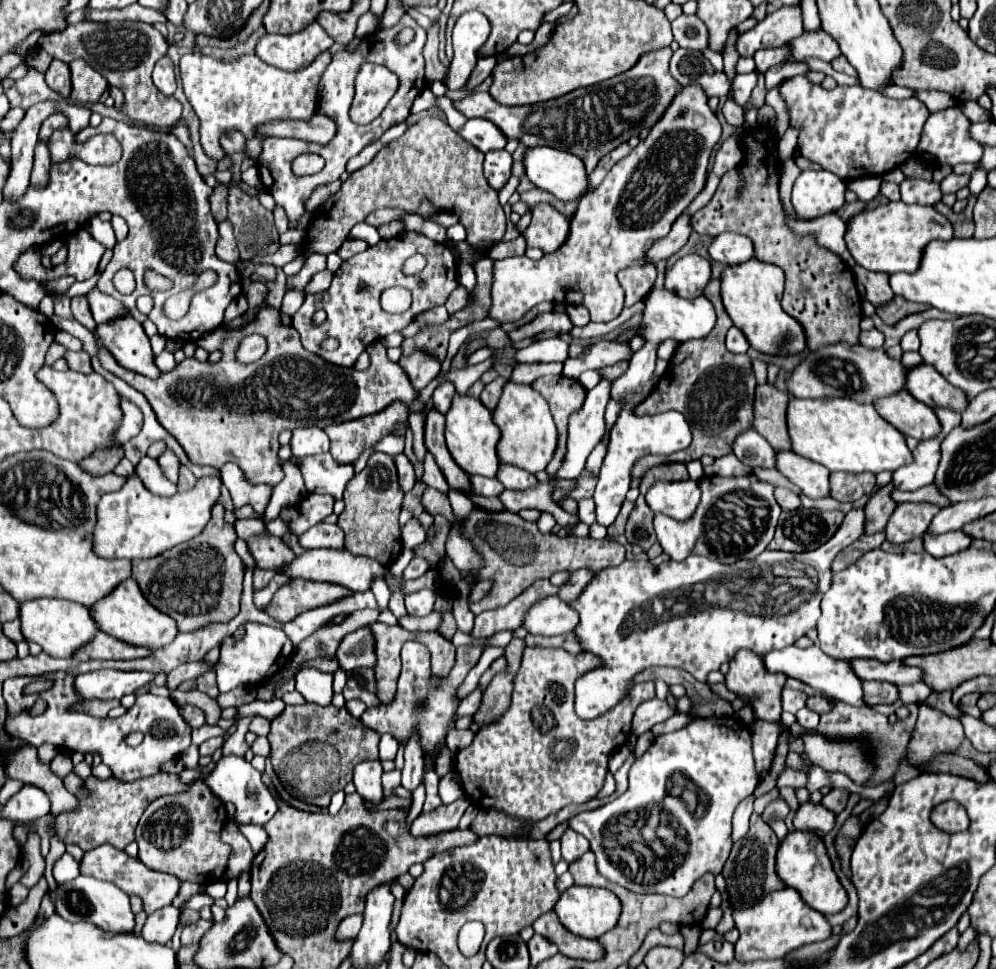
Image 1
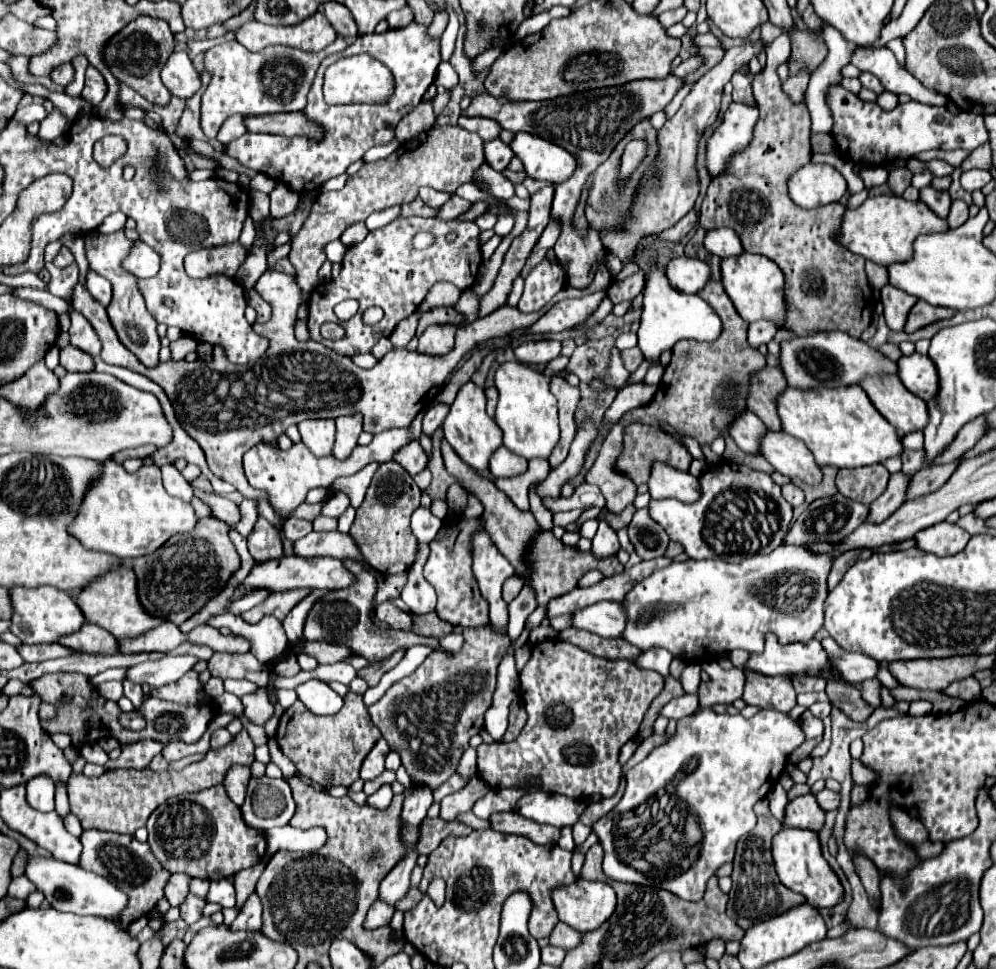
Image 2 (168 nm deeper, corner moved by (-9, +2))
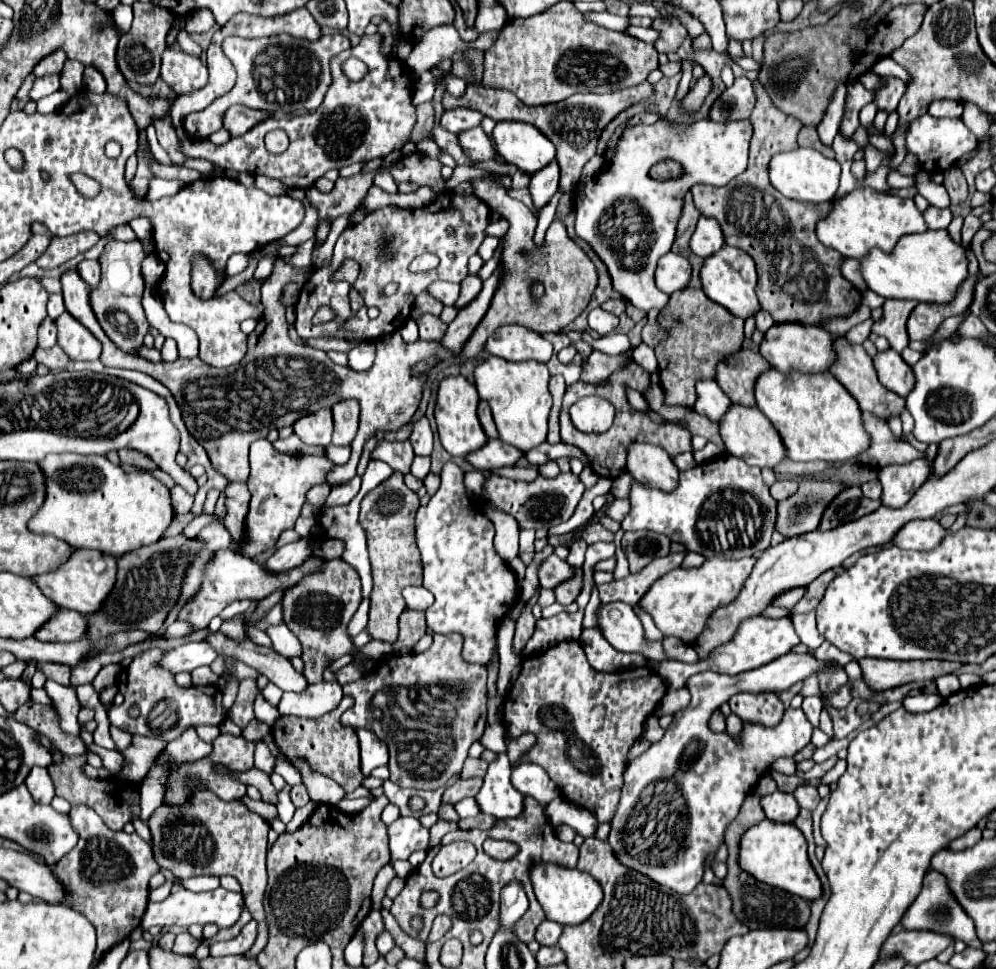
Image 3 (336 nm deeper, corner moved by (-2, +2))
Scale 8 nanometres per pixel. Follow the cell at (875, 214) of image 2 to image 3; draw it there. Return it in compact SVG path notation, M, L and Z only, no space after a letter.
M859 187L835 199L829 215L819 219L817 223L817 237L825 247L833 247L843 257L855 259L861 259L873 247L889 253L901 235L923 231L927 231L927 223L923 219L923 213L915 207L913 199L901 199L885 191L875 191L873 187Z

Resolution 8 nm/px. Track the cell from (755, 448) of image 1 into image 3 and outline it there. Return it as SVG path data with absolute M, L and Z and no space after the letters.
M699 379L695 391L697 391L697 401L693 409L699 415L709 417L711 421L721 421L731 401L727 399L727 395L723 395L719 385L713 379Z

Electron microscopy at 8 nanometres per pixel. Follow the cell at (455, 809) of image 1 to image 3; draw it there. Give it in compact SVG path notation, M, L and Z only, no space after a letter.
M473 777L473 779L457 779L451 787L447 787L445 795L443 795L443 801L445 803L457 803L459 799L465 799L465 797L475 797L479 793L483 785L483 779L481 777Z

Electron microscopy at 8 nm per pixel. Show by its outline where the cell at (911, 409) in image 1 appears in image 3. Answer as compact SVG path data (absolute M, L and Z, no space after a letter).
M837 337L833 339L833 349L835 349L835 363L831 365L831 375L857 399L861 411L869 411L869 413L875 413L877 417L883 417L885 421L891 417L891 415L899 415L901 409L905 407L905 399L895 395L893 391L887 391L879 379L877 379L877 373L875 373L875 367L873 367L873 359L865 353L865 349L861 345L855 345L855 343L849 343L845 337Z

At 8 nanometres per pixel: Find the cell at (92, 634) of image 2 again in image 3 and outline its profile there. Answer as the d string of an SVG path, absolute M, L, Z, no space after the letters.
M59 609L57 615L53 615L45 627L39 627L39 631L33 635L39 641L57 641L57 643L73 643L83 639L87 633L87 619L71 609Z

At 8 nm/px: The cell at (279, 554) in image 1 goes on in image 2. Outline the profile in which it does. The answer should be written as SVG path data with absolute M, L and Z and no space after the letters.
M258 517L250 537L248 537L248 551L254 555L256 561L264 563L266 559L278 559L284 555L280 531L270 525L264 517Z

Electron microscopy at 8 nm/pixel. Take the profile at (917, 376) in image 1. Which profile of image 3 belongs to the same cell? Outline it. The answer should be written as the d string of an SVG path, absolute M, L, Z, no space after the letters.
M881 351L873 357L873 365L877 371L877 377L881 383L885 383L887 389L897 393L899 397L907 397L909 391L913 389L913 369L903 361L903 357L893 351Z

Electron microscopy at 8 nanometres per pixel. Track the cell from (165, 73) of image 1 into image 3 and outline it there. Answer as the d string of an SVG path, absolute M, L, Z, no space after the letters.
M165 49L161 61L161 77L177 95L189 93L207 83L207 67L201 63L199 57L175 49Z

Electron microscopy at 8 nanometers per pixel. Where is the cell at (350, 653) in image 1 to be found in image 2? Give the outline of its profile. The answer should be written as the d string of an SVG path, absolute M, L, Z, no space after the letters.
M306 641L300 647L306 655L314 657L318 663L336 663L342 661L346 657L356 655L350 647L342 645L342 643L326 643L326 641Z

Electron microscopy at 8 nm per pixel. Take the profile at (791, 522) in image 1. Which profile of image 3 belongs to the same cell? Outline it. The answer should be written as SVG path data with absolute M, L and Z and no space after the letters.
M849 487L847 491L843 491L825 511L823 519L821 519L821 531L827 531L827 529L833 529L833 527L839 527L843 523L849 523L849 521L855 521L875 509L881 507L881 501L873 501L873 499L867 499L859 487Z

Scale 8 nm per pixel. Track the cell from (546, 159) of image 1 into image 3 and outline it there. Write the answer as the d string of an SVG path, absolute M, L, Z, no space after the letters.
M499 121L491 137L497 153L523 173L537 173L555 159L553 143L531 123Z

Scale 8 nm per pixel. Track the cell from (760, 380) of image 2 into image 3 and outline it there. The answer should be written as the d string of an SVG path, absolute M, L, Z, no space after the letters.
M741 349L735 355L729 355L725 361L717 363L715 381L723 393L739 405L755 405L755 381L757 375L767 371L769 363L751 349Z

